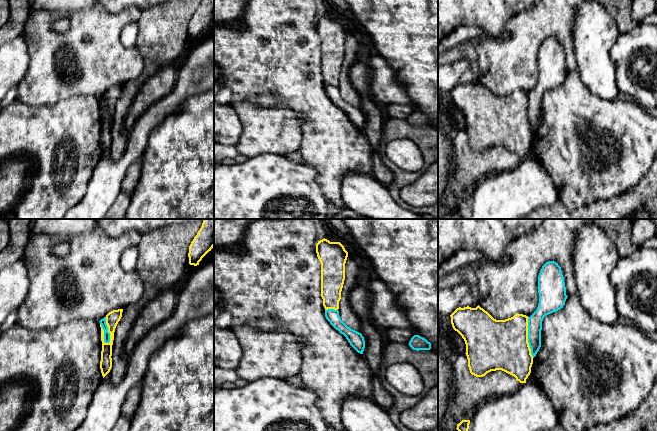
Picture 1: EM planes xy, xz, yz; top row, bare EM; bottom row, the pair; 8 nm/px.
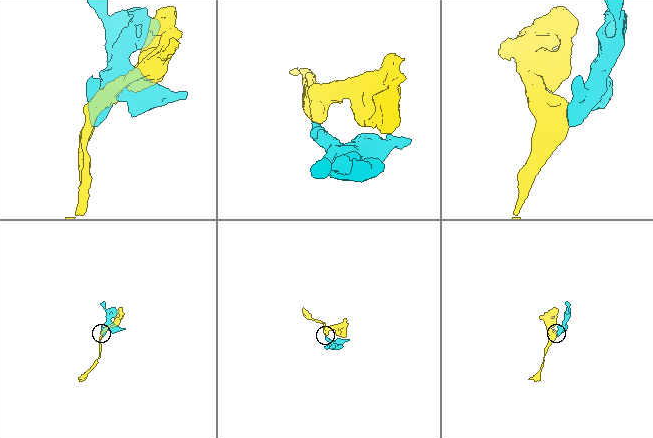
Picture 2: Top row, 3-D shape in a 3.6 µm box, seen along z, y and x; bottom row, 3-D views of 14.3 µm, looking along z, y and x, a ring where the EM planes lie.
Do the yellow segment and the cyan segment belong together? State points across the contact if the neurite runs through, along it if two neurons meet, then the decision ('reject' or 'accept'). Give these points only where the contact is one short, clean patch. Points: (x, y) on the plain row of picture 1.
border xy (104, 93), (109, 109), (108, 119); reject

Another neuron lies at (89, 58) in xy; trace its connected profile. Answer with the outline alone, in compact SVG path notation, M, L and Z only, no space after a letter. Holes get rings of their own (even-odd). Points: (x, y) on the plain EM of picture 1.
M100 3L96 6L72 13L70 28L65 33L56 32L53 27L63 15L58 12L37 11L32 13L25 24L23 39L30 56L28 70L17 85L17 100L26 105L53 105L72 96L101 96L118 85L136 79L144 69L144 60L136 46L127 48L121 42L121 32L130 23L139 20L143 10L137 6L126 7L117 13L107 11Z

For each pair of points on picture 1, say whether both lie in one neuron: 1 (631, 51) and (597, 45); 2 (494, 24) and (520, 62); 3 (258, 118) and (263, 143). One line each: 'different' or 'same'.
1: different
2: different
3: same

